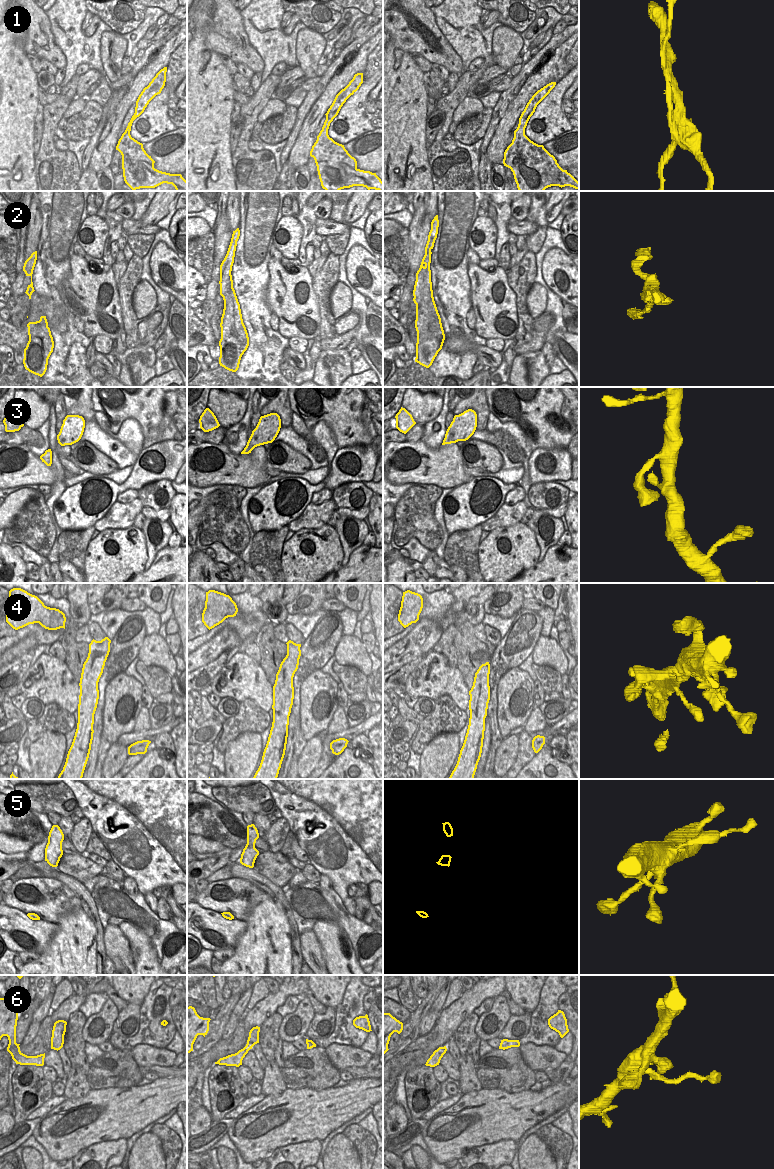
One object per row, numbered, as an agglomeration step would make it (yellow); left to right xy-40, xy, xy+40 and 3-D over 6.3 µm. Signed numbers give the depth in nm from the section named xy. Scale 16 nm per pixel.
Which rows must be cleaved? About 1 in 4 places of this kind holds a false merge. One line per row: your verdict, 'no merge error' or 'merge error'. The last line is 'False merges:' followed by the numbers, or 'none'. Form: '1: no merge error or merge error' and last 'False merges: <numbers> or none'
1: merge error
2: merge error
3: no merge error
4: no merge error
5: no merge error
6: no merge error
False merges: 1, 2

